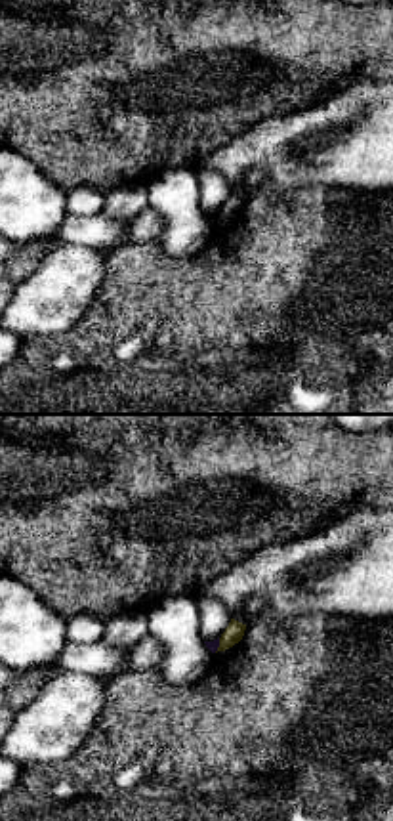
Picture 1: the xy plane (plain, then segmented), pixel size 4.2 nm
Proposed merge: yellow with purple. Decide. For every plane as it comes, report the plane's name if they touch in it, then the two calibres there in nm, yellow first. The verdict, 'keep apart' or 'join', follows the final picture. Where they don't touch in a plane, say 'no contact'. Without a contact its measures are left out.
meets yellow in xy; 80 nm thick on the yellow side, 50 nm on the other

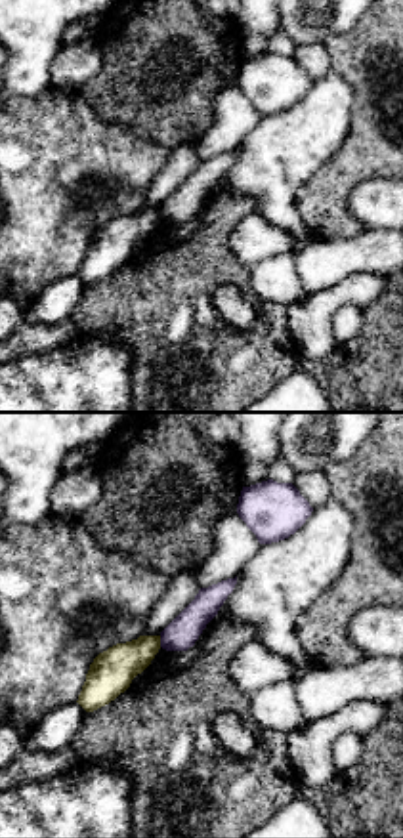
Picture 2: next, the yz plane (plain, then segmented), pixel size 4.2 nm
meets yellow in yz; 190 nm thick on the yellow side, 140 nm on the other

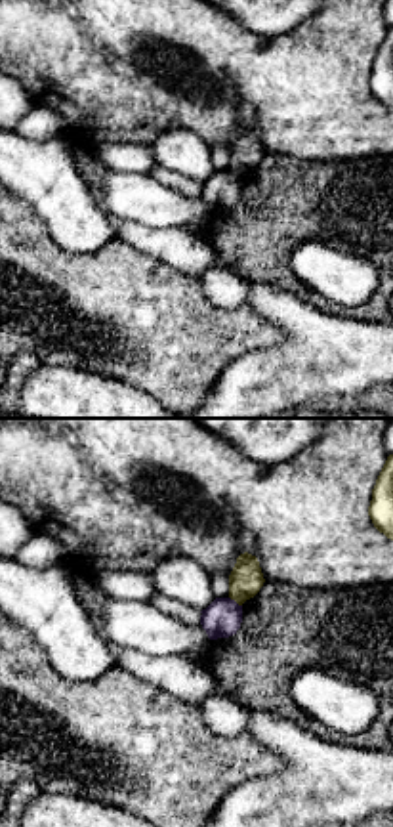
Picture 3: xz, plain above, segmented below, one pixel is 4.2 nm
meets yellow in xz; 140 nm thick on the yellow side, 160 nm on the other

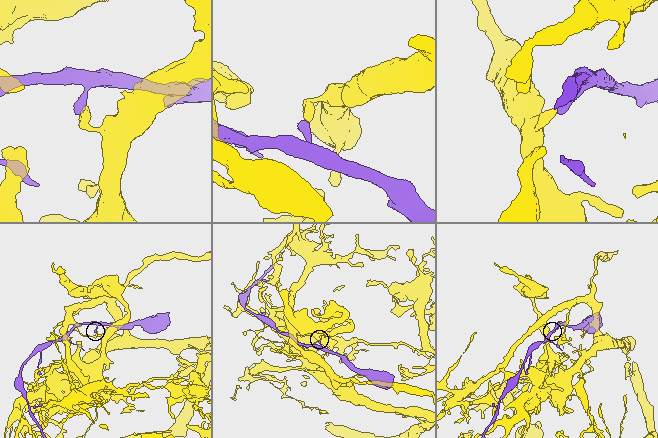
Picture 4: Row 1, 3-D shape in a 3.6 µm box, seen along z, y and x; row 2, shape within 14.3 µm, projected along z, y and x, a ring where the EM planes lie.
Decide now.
keep apart

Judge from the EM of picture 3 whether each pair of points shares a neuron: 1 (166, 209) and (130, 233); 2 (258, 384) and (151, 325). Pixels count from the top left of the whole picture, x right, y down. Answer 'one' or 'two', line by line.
1: two
2: two

